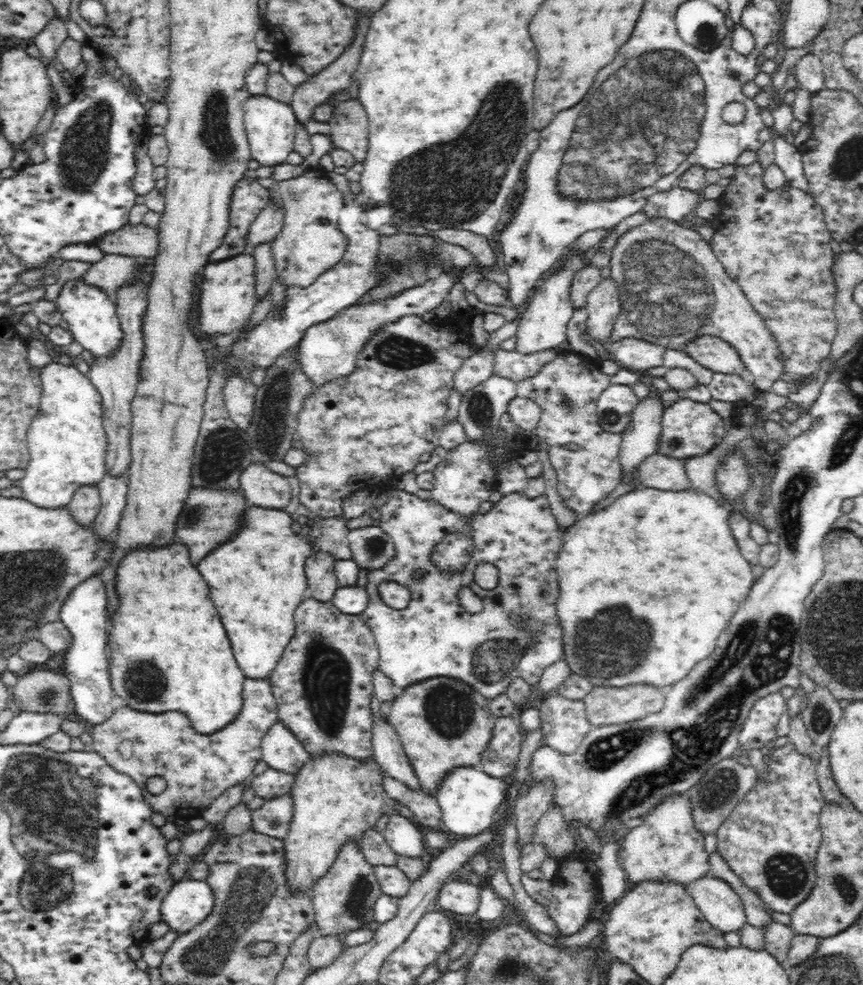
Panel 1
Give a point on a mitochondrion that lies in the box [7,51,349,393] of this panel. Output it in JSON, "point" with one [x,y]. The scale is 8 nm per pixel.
{"point":[84,156]}

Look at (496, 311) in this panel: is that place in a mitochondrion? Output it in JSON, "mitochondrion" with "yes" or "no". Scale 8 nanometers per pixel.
{"mitochondrion":"no"}

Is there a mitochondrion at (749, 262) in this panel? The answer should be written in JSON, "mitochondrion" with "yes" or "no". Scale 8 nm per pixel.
{"mitochondrion":"no"}

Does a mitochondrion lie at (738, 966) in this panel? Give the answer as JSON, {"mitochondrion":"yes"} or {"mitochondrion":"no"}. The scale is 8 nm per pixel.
{"mitochondrion":"no"}

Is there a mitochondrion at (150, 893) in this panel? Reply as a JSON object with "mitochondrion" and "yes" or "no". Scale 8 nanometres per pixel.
{"mitochondrion":"no"}

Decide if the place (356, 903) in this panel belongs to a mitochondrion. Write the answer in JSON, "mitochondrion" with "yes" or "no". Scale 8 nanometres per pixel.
{"mitochondrion":"yes"}

